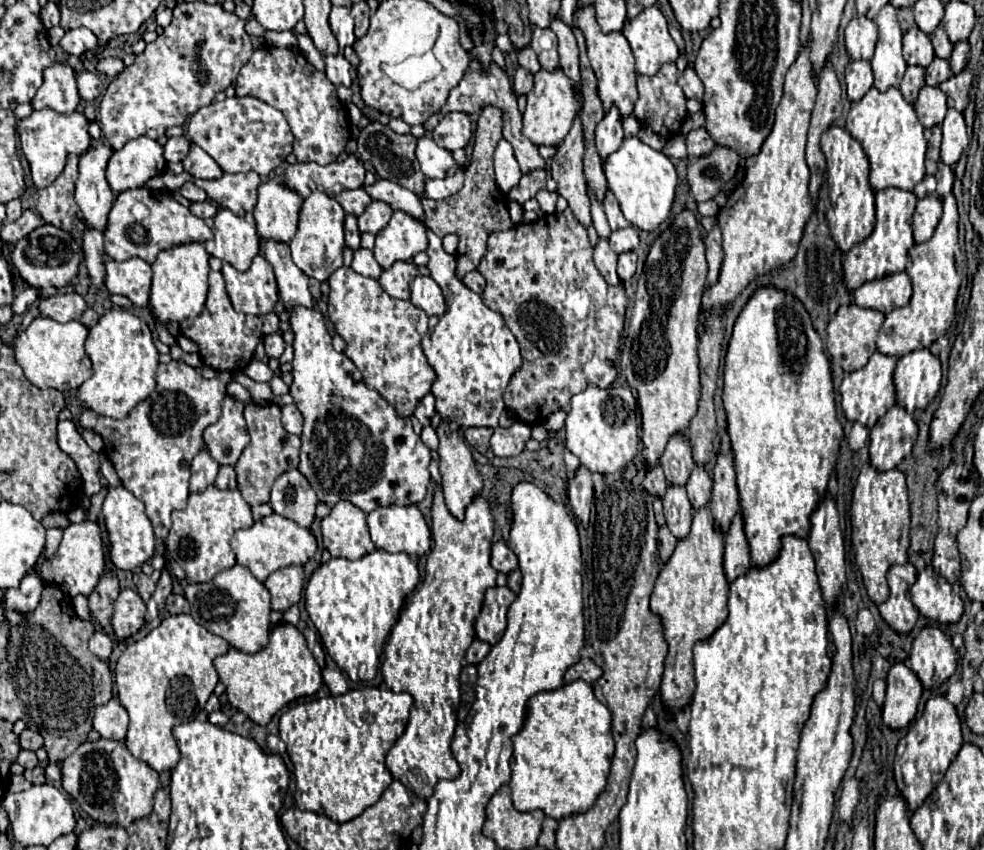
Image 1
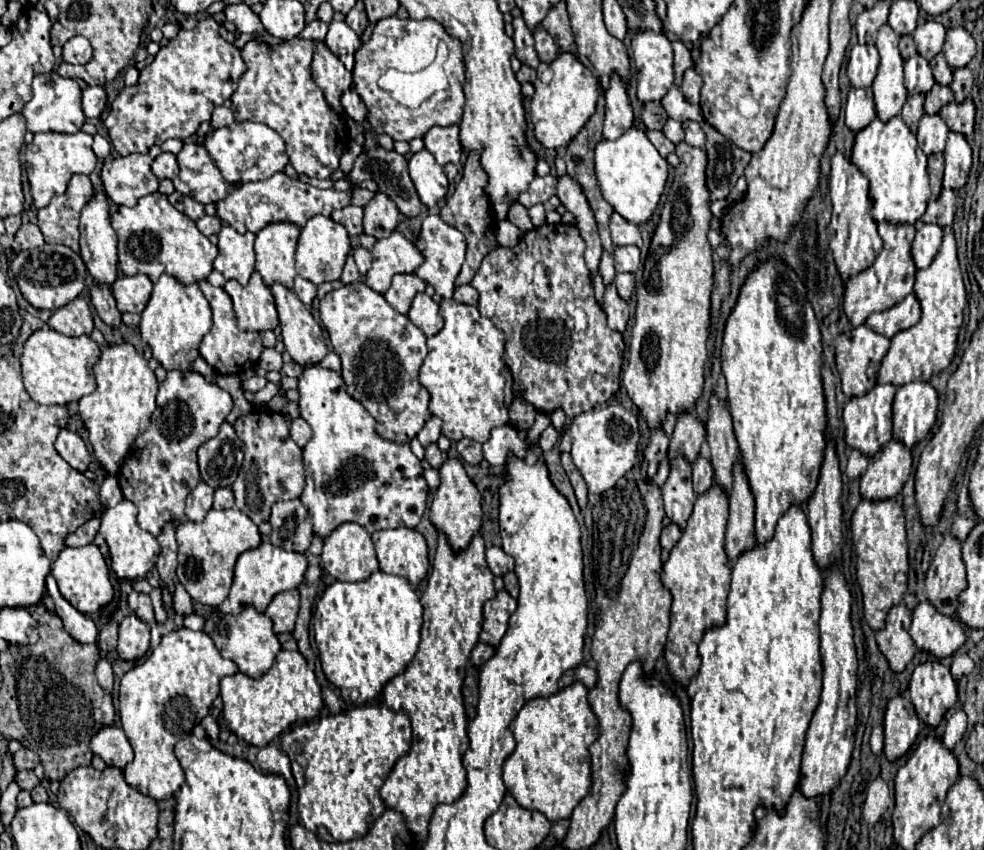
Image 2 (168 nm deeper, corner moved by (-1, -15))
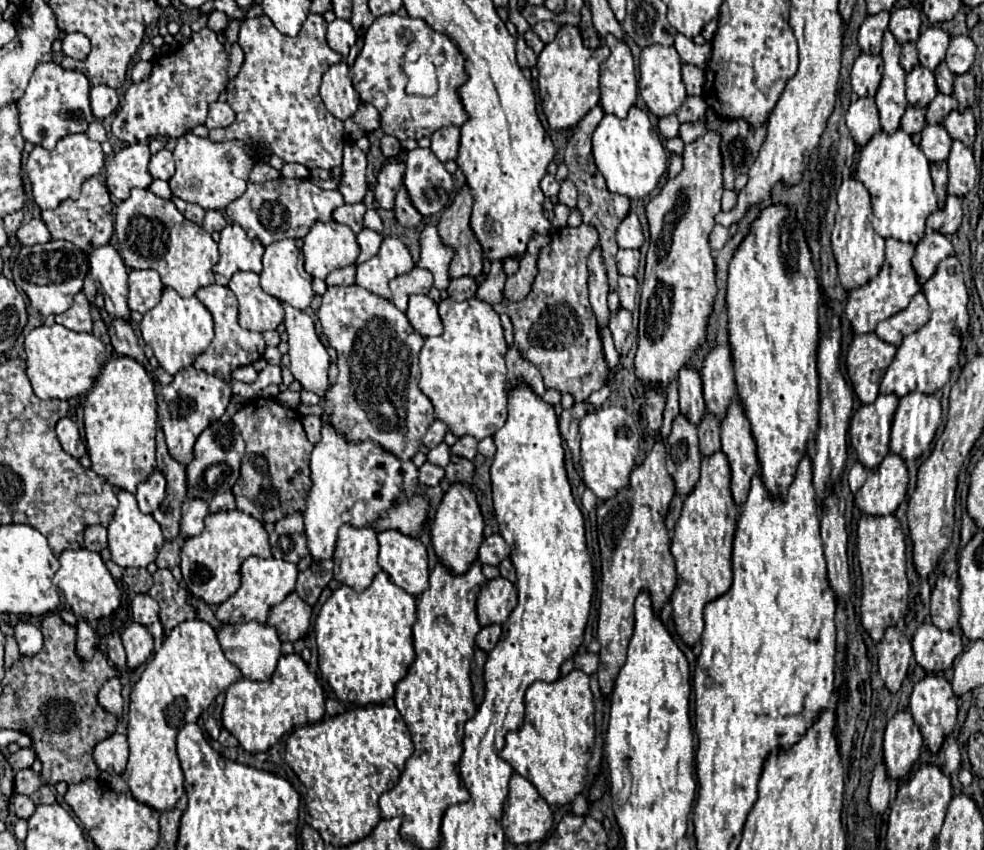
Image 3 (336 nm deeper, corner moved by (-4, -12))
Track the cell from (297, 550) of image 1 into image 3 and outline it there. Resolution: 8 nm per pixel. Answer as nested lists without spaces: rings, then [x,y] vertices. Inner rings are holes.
[[[249,557],[243,563],[243,567],[241,567],[241,587],[239,587],[239,591],[217,607],[215,617],[221,623],[247,623],[247,621],[257,621],[257,623],[263,625],[267,621],[269,609],[273,605],[281,603],[289,593],[293,593],[295,581],[297,581],[297,565],[295,563],[277,561],[273,557],[269,557],[269,559]]]

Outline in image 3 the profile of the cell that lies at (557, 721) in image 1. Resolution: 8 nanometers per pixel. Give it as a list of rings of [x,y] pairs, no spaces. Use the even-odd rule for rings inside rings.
[[[573,669],[569,675],[559,677],[553,683],[535,681],[527,693],[525,693],[525,721],[519,731],[511,731],[507,735],[507,743],[501,751],[501,757],[511,763],[511,767],[529,779],[539,795],[553,807],[553,805],[567,805],[575,799],[577,793],[585,789],[585,777],[587,777],[587,763],[595,749],[595,705],[593,705],[593,693],[589,687],[589,677]]]

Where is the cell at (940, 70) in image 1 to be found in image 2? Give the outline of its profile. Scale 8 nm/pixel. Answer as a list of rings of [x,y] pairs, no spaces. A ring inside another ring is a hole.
[[[934,84],[932,90],[926,94],[926,106],[924,110],[928,114],[938,114],[938,110],[954,100],[954,92],[950,90],[950,86],[942,86],[942,84]]]

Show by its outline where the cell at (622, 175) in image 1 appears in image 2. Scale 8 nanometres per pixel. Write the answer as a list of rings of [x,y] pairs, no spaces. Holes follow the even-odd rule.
[[[630,128],[614,142],[598,142],[596,146],[596,176],[602,196],[610,202],[614,212],[628,222],[640,226],[652,218],[658,208],[660,196],[668,178],[668,162],[658,154],[652,142],[644,136],[644,130]]]

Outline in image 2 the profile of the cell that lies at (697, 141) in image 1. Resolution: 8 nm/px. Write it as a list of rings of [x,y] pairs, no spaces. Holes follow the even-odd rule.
[[[686,122],[684,124],[684,132],[686,132],[686,138],[684,138],[686,144],[690,144],[694,148],[704,148],[706,134],[702,132],[702,128],[700,128],[698,122]]]

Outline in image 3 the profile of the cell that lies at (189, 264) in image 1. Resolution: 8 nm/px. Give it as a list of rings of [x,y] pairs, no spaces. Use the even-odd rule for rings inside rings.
[[[165,289],[159,305],[143,315],[141,333],[145,343],[153,349],[153,355],[169,375],[175,375],[179,369],[191,365],[197,355],[201,355],[213,339],[213,317],[207,307],[197,299],[183,299],[175,289]]]

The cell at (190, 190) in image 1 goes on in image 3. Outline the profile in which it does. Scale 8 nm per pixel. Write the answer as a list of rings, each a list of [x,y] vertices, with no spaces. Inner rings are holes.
[[[173,197],[173,203],[175,203],[175,207],[179,209],[179,213],[183,213],[183,217],[187,217],[189,221],[193,221],[193,223],[197,223],[197,225],[201,225],[201,223],[203,223],[205,209],[201,209],[199,205],[187,203],[187,201],[179,199],[179,197]]]

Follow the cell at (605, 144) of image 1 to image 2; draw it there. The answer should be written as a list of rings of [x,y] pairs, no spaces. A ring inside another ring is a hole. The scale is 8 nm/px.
[[[614,74],[610,80],[610,88],[606,90],[606,120],[604,120],[604,132],[602,140],[616,140],[628,128],[632,128],[632,106],[628,102],[628,92],[622,84],[622,80]]]

